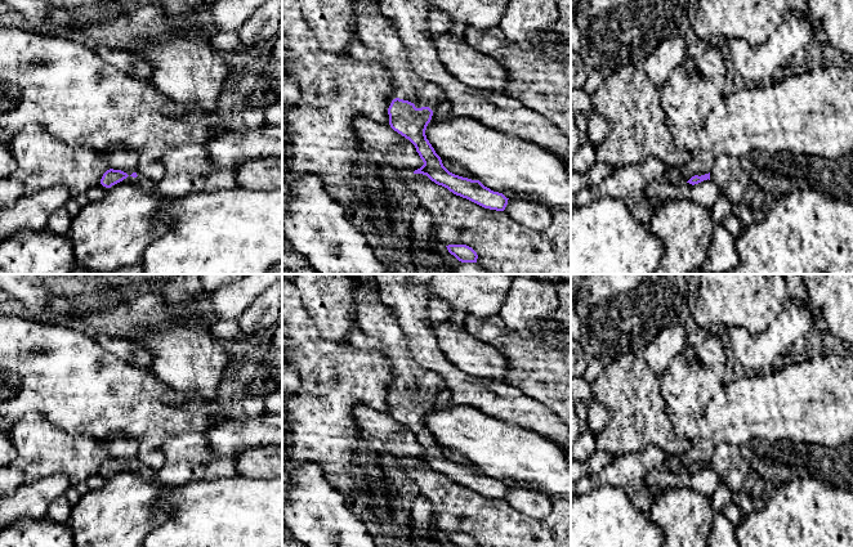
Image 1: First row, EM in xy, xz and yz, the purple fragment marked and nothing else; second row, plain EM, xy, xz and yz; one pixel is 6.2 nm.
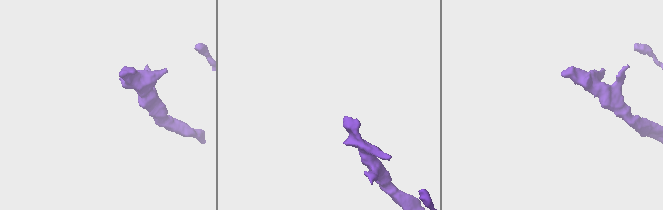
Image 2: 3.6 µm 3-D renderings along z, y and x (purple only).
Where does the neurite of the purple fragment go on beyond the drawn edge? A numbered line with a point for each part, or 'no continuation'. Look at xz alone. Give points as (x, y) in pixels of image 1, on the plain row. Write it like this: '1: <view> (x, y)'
1: xz (374, 318)

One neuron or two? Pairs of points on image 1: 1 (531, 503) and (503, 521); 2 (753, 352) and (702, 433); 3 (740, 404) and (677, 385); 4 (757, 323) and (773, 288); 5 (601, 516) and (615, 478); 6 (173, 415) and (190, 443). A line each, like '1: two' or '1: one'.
1: two
2: two
3: two
4: one
5: two
6: two

